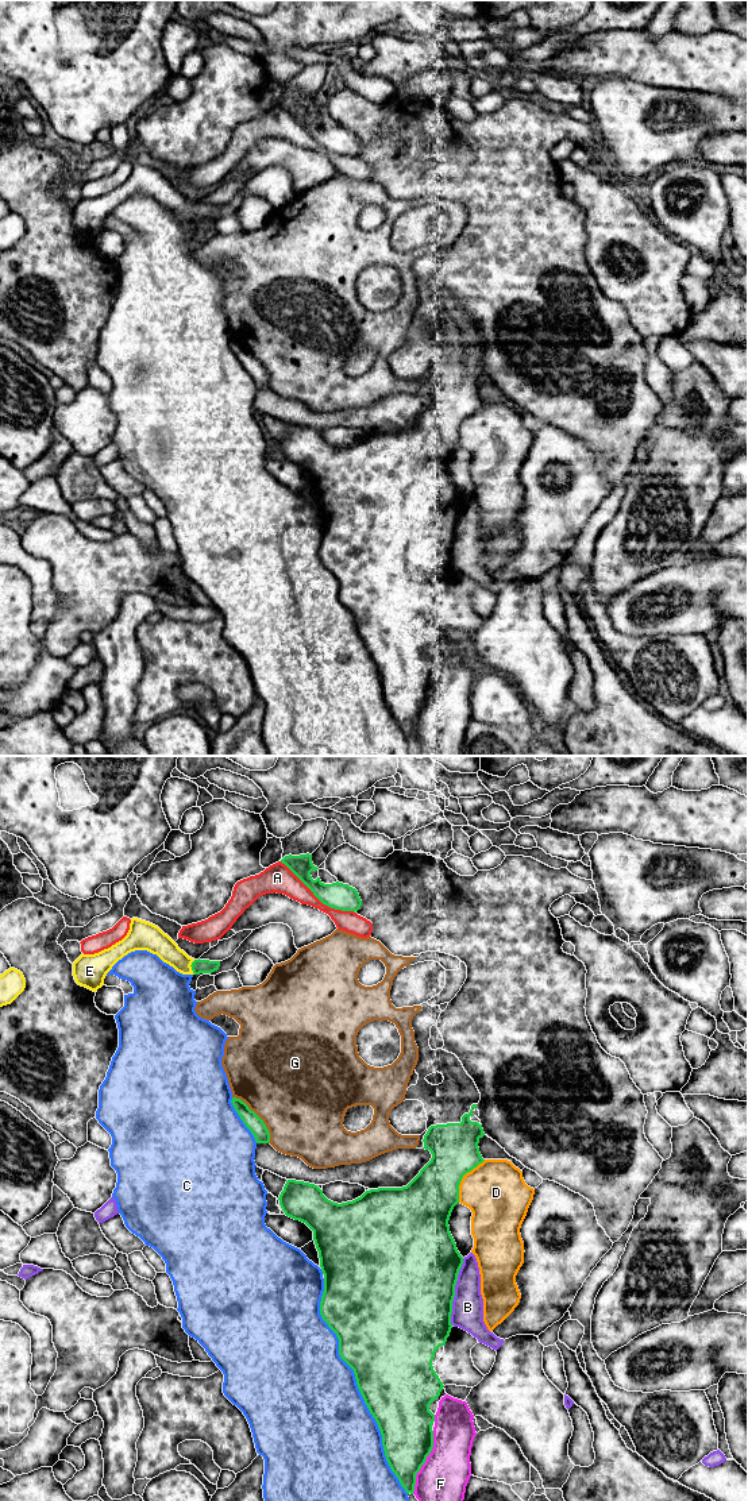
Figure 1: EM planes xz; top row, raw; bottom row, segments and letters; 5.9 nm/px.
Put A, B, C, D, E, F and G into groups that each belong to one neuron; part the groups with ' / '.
A / B / C / D / E / F / G

